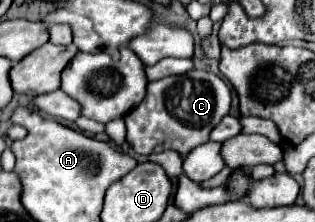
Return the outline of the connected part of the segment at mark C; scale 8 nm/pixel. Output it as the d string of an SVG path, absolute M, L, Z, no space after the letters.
M190 70L180 76L148 82L146 98L124 116L126 140L138 154L152 154L164 144L164 150L180 150L184 158L194 146L208 142L208 132L228 114L230 100L230 88L212 72Z

